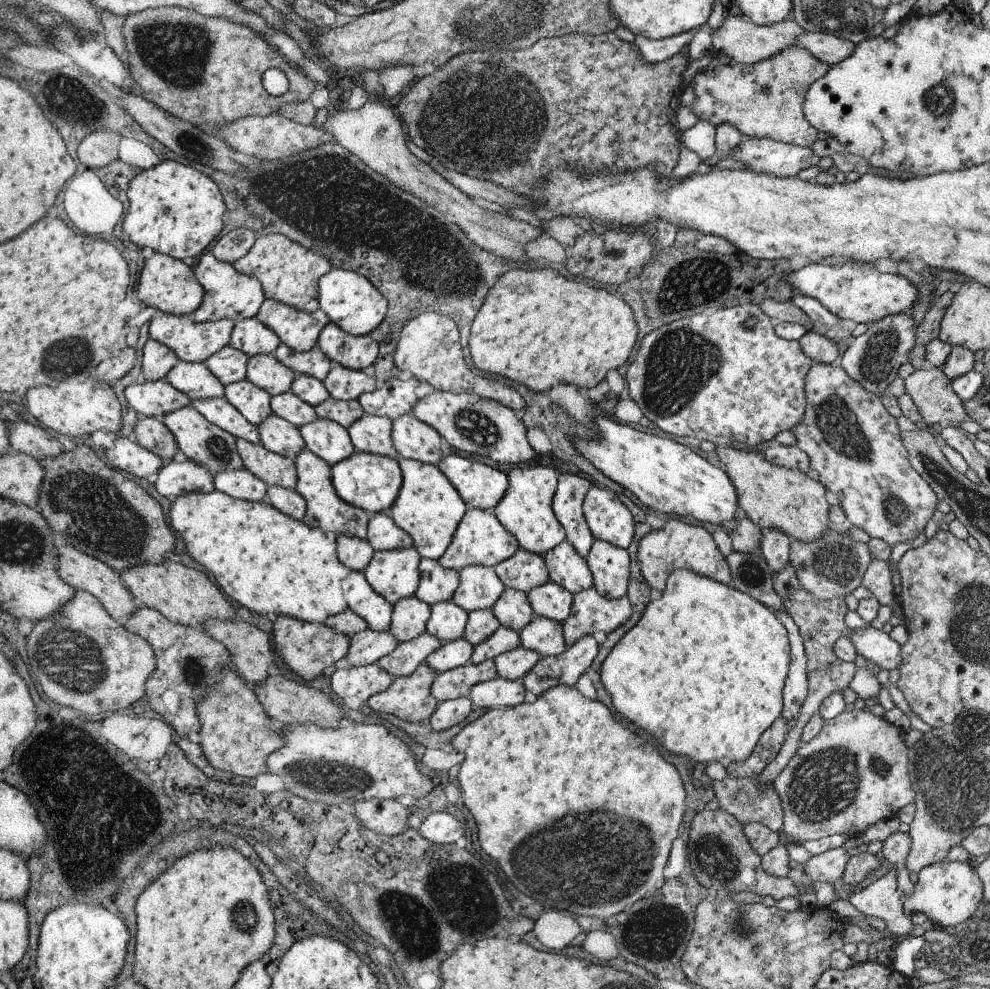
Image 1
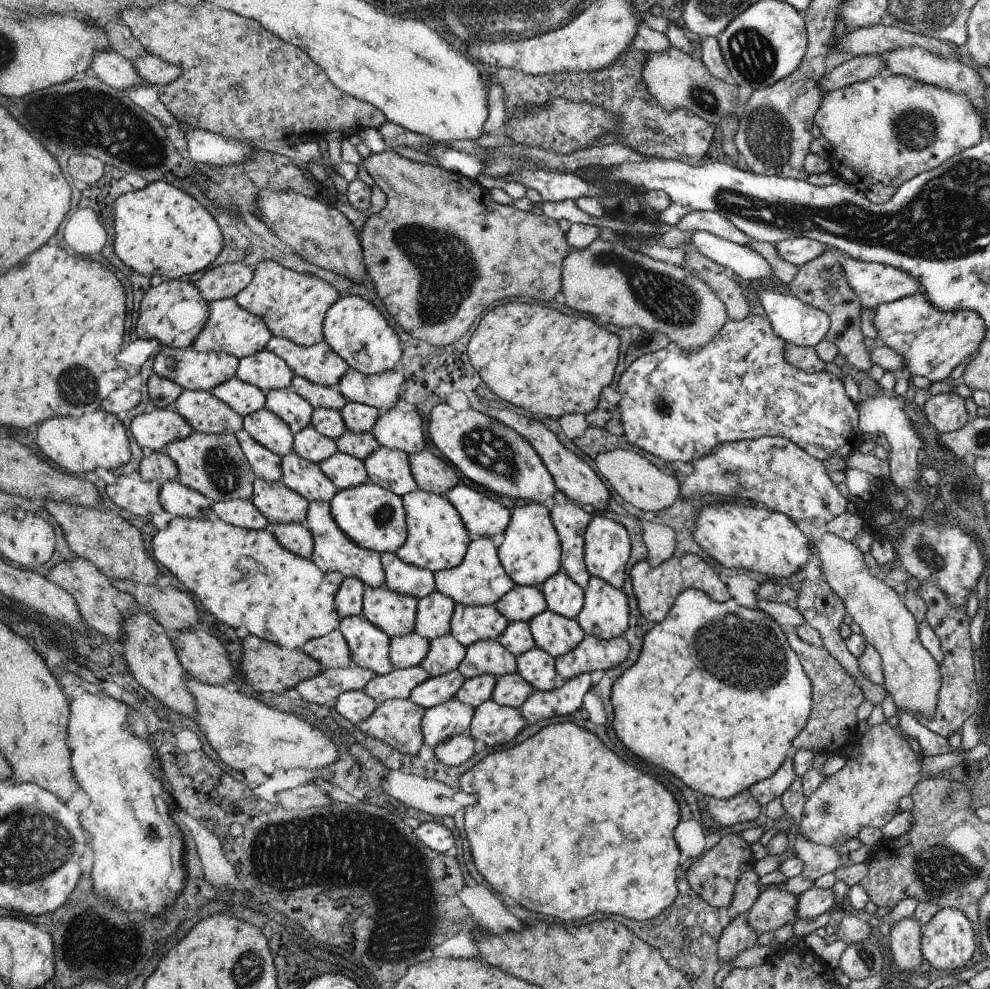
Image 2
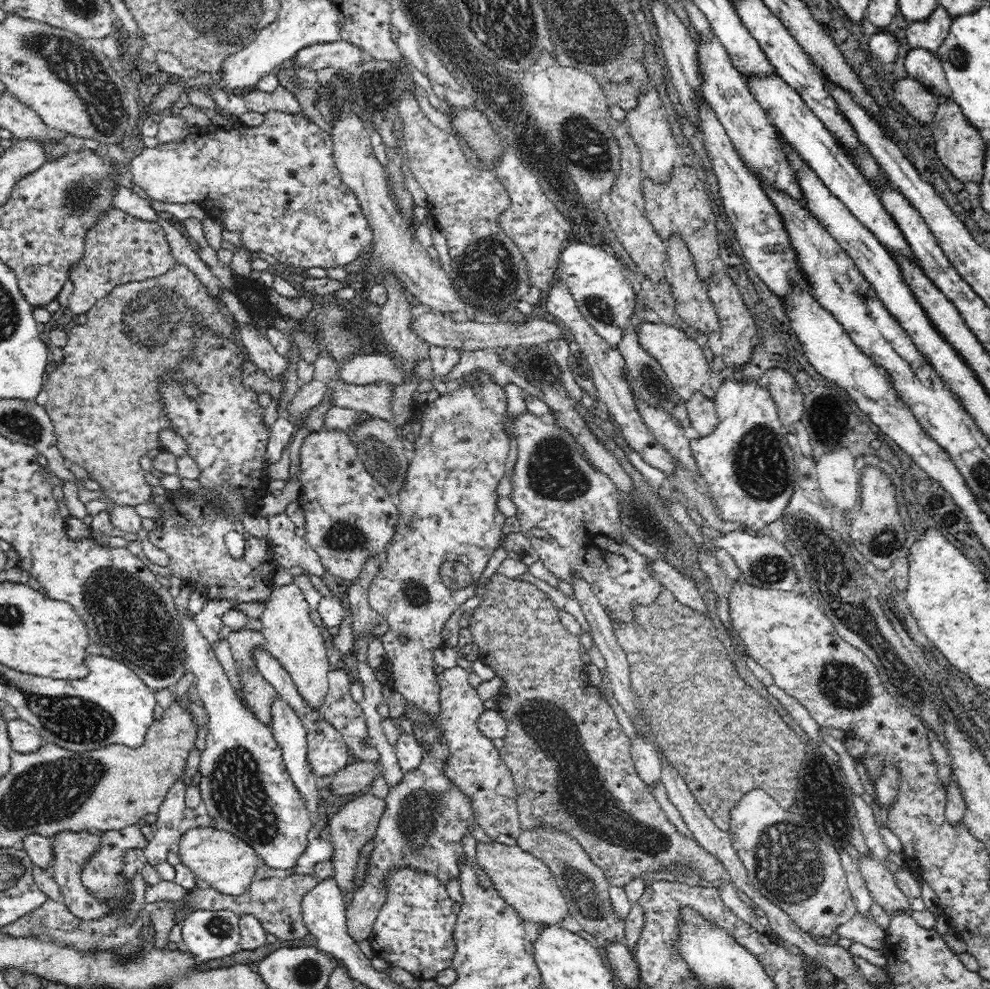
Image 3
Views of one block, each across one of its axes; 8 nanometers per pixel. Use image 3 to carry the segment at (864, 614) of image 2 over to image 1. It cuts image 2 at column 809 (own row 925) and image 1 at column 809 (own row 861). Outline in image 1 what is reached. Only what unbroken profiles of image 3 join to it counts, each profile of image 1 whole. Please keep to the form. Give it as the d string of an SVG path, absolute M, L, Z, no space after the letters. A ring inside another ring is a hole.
M713 446L717 460L725 466L727 478L731 478L731 486L735 486L737 504L745 512L745 516L761 530L761 528L777 528L789 536L789 540L815 540L829 526L827 504L823 498L823 488L813 478L805 476L803 470L785 468L781 464L773 464L767 460L763 448L745 450L739 446Z

